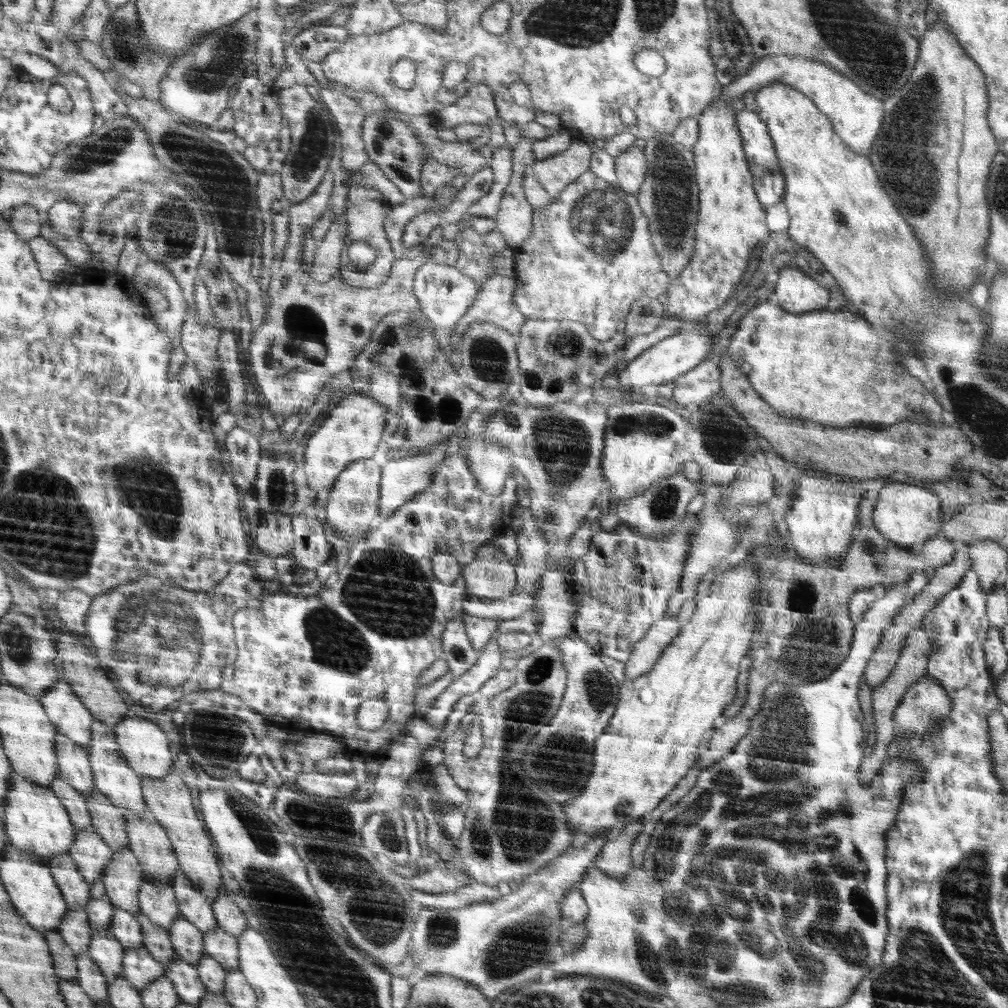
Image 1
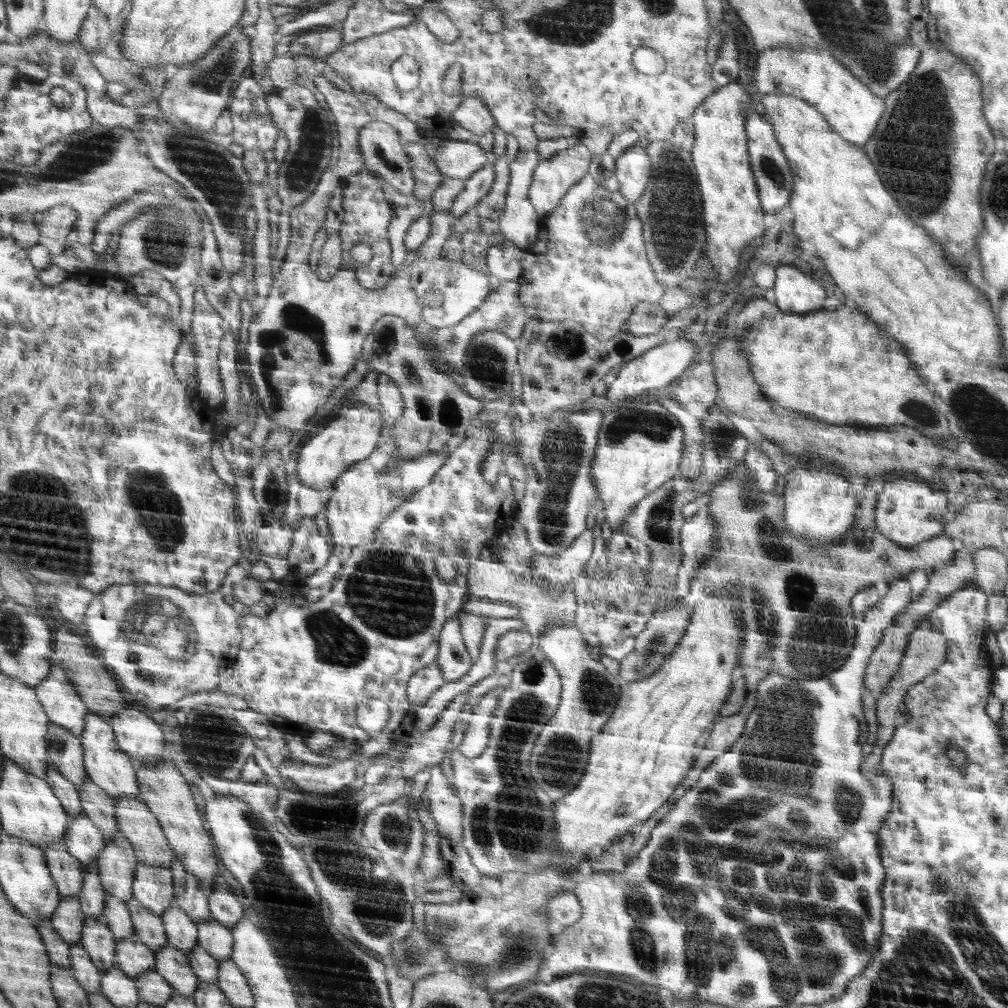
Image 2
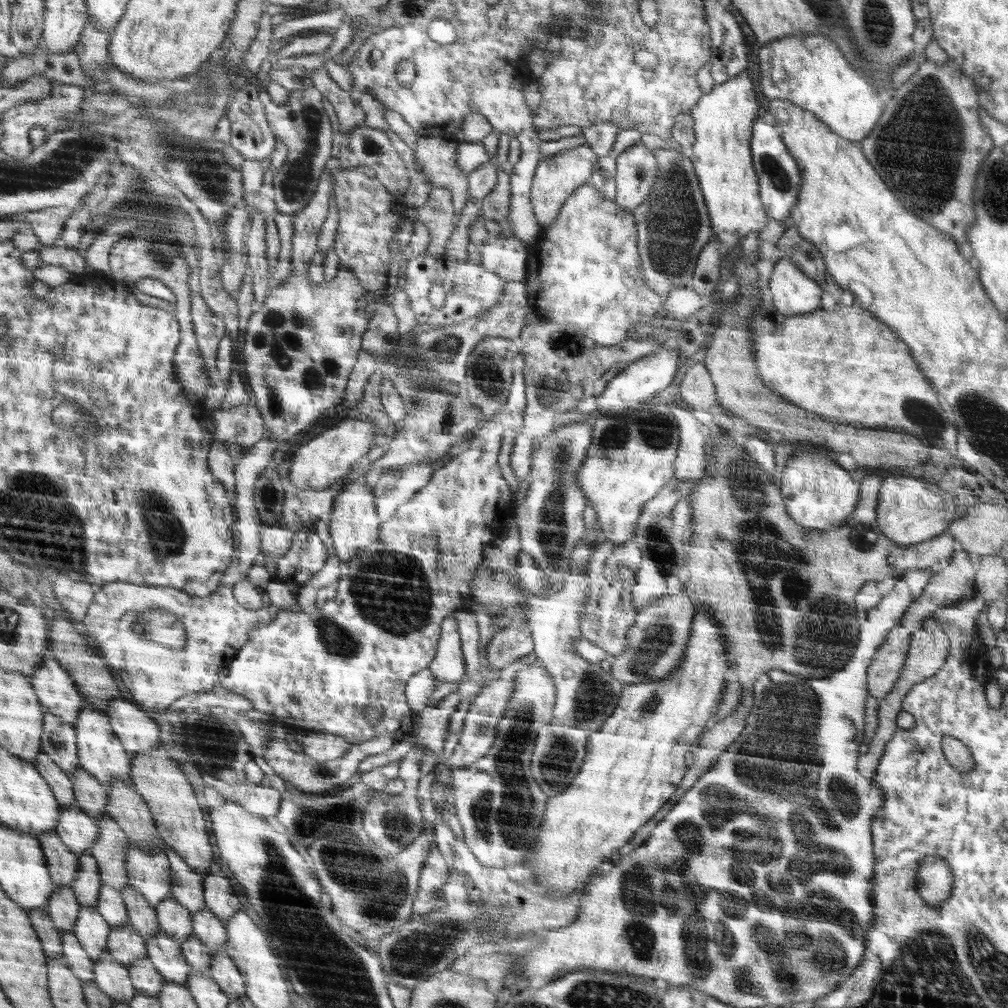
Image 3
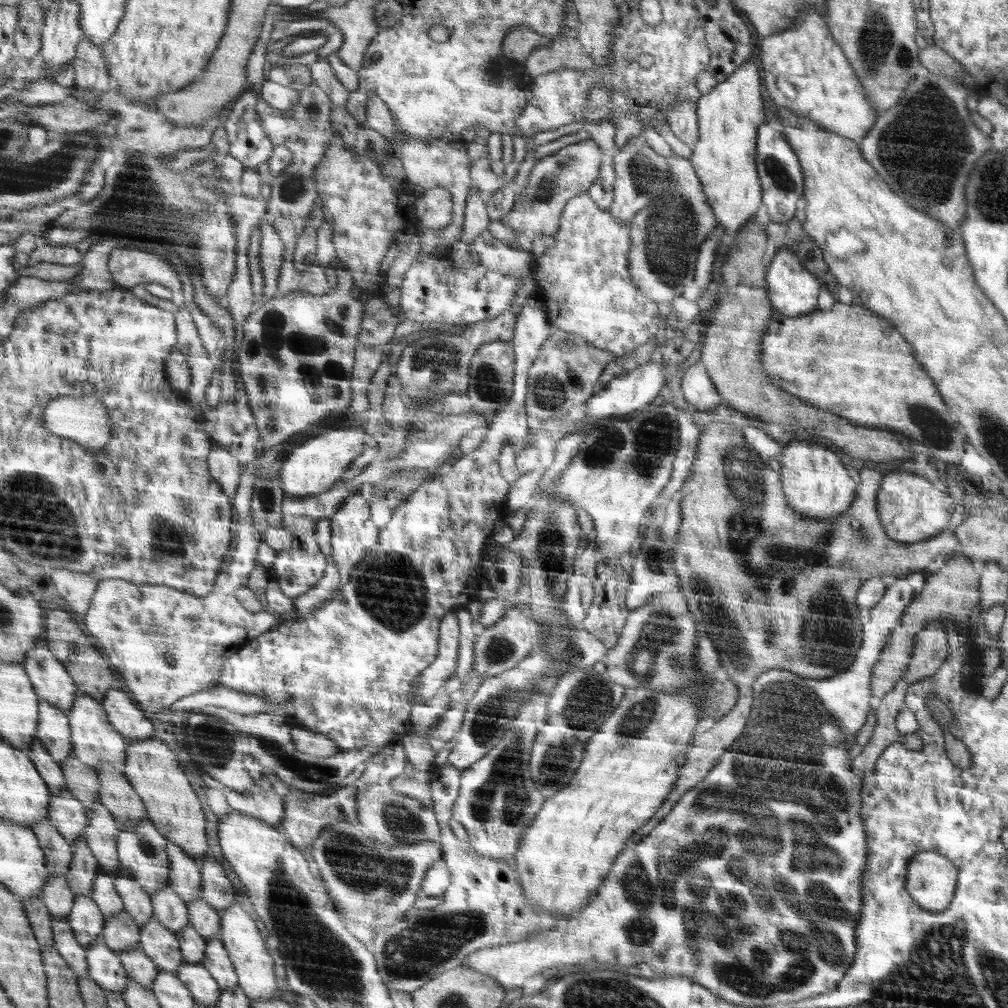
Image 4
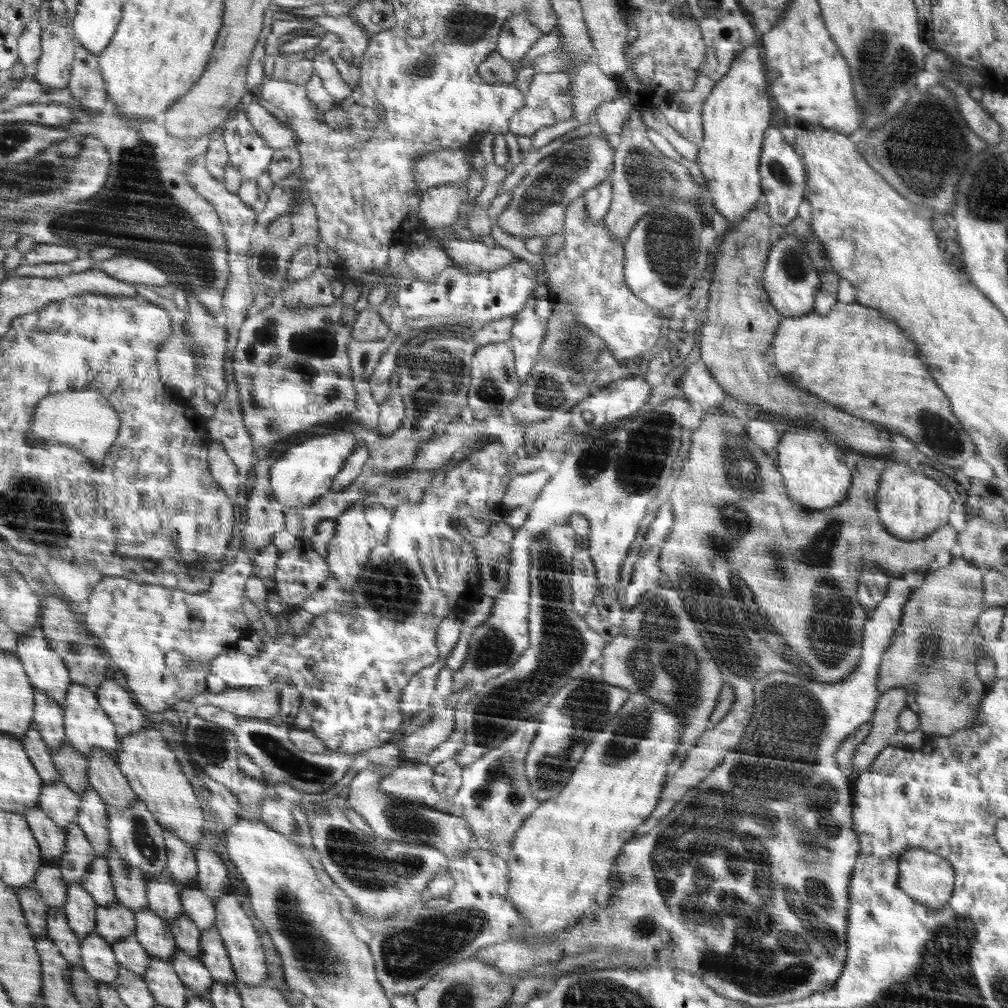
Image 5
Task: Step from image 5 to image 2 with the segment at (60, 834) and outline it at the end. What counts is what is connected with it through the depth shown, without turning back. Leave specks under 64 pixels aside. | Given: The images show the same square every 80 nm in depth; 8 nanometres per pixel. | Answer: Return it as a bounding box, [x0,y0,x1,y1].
[45,843,84,899]

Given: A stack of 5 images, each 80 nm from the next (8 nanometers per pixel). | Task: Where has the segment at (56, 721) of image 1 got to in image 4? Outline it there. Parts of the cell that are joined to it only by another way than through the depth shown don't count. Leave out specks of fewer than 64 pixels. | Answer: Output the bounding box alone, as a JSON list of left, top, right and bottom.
[24,639,78,714]

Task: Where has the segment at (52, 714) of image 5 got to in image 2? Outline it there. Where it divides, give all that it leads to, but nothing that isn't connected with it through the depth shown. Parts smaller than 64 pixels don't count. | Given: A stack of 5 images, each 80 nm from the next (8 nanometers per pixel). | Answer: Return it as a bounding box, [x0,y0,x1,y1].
[48,724,89,788]

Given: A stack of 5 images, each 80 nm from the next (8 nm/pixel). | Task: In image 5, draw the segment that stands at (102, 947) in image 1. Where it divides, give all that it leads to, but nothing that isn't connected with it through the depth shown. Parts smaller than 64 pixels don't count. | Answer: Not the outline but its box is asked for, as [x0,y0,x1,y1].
[63,885,98,940]

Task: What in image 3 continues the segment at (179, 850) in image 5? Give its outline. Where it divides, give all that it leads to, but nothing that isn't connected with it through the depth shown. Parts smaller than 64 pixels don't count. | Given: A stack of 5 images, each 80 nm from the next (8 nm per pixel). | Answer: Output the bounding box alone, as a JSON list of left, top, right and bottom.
[166,847,206,914]

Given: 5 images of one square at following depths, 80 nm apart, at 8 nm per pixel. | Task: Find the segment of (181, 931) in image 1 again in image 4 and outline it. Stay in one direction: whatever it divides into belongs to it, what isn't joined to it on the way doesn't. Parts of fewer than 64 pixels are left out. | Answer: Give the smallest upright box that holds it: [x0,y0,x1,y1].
[150,886,189,933]

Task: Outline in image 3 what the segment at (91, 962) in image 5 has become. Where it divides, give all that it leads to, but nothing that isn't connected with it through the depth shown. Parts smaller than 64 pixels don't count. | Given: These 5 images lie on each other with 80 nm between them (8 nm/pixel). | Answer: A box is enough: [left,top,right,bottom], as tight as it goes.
[93,952,137,1004]

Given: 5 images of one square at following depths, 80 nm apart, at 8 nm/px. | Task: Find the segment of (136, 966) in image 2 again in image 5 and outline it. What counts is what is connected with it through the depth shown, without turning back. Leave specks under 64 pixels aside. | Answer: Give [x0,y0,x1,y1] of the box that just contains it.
[95,903,135,944]

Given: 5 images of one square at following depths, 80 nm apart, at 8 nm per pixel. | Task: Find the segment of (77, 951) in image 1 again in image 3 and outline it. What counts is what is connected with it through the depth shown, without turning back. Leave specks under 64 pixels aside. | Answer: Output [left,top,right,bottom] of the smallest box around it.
[48,888,81,933]

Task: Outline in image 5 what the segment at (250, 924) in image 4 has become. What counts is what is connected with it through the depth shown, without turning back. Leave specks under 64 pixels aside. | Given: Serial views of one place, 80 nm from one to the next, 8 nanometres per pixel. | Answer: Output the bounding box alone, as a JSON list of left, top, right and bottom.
[214,894,266,986]

